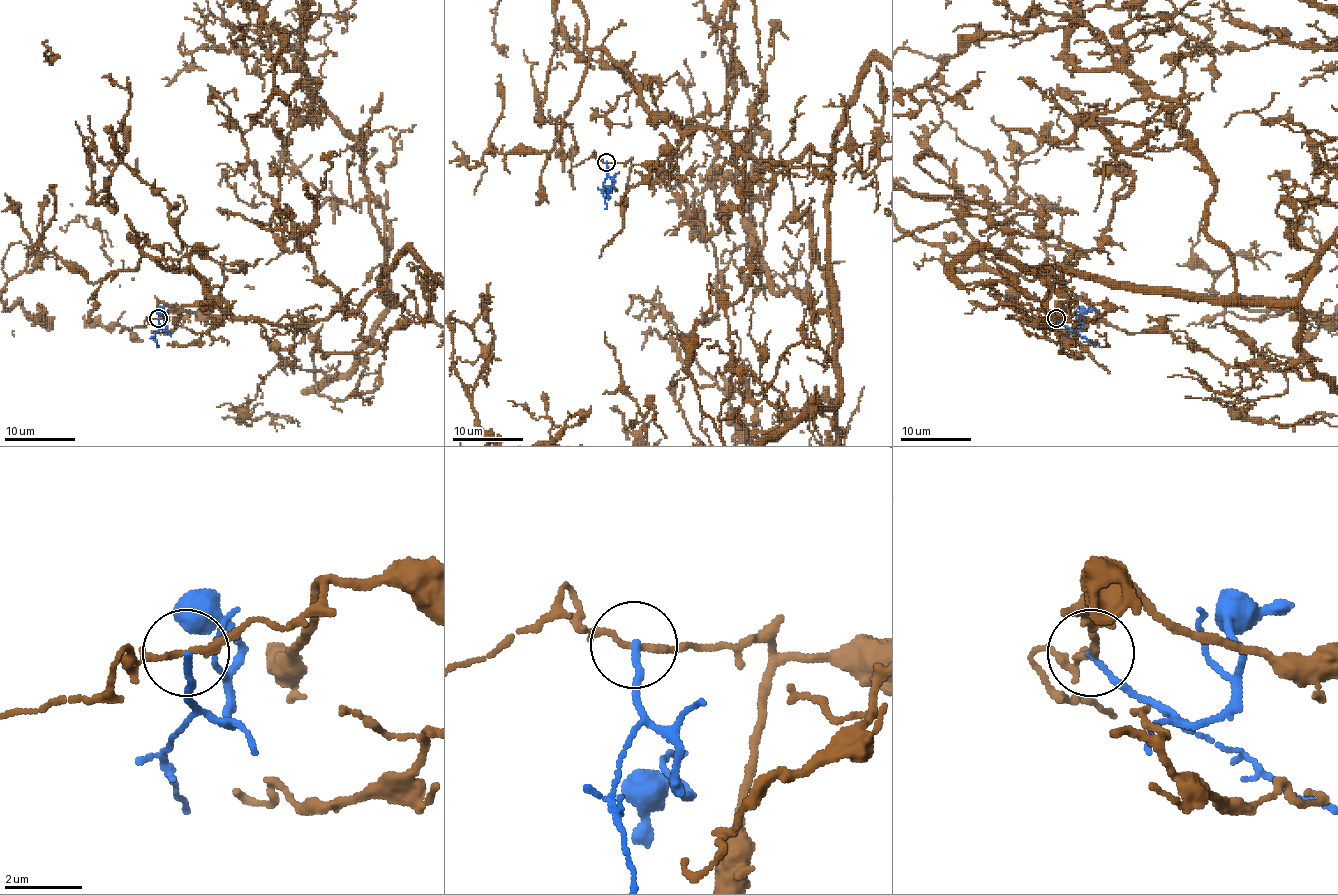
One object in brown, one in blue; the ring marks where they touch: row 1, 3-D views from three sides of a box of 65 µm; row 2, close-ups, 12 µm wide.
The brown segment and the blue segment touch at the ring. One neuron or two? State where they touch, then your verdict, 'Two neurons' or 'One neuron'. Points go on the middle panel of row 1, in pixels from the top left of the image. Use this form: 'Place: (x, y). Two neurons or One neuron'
Place: (606, 162). Two neurons

